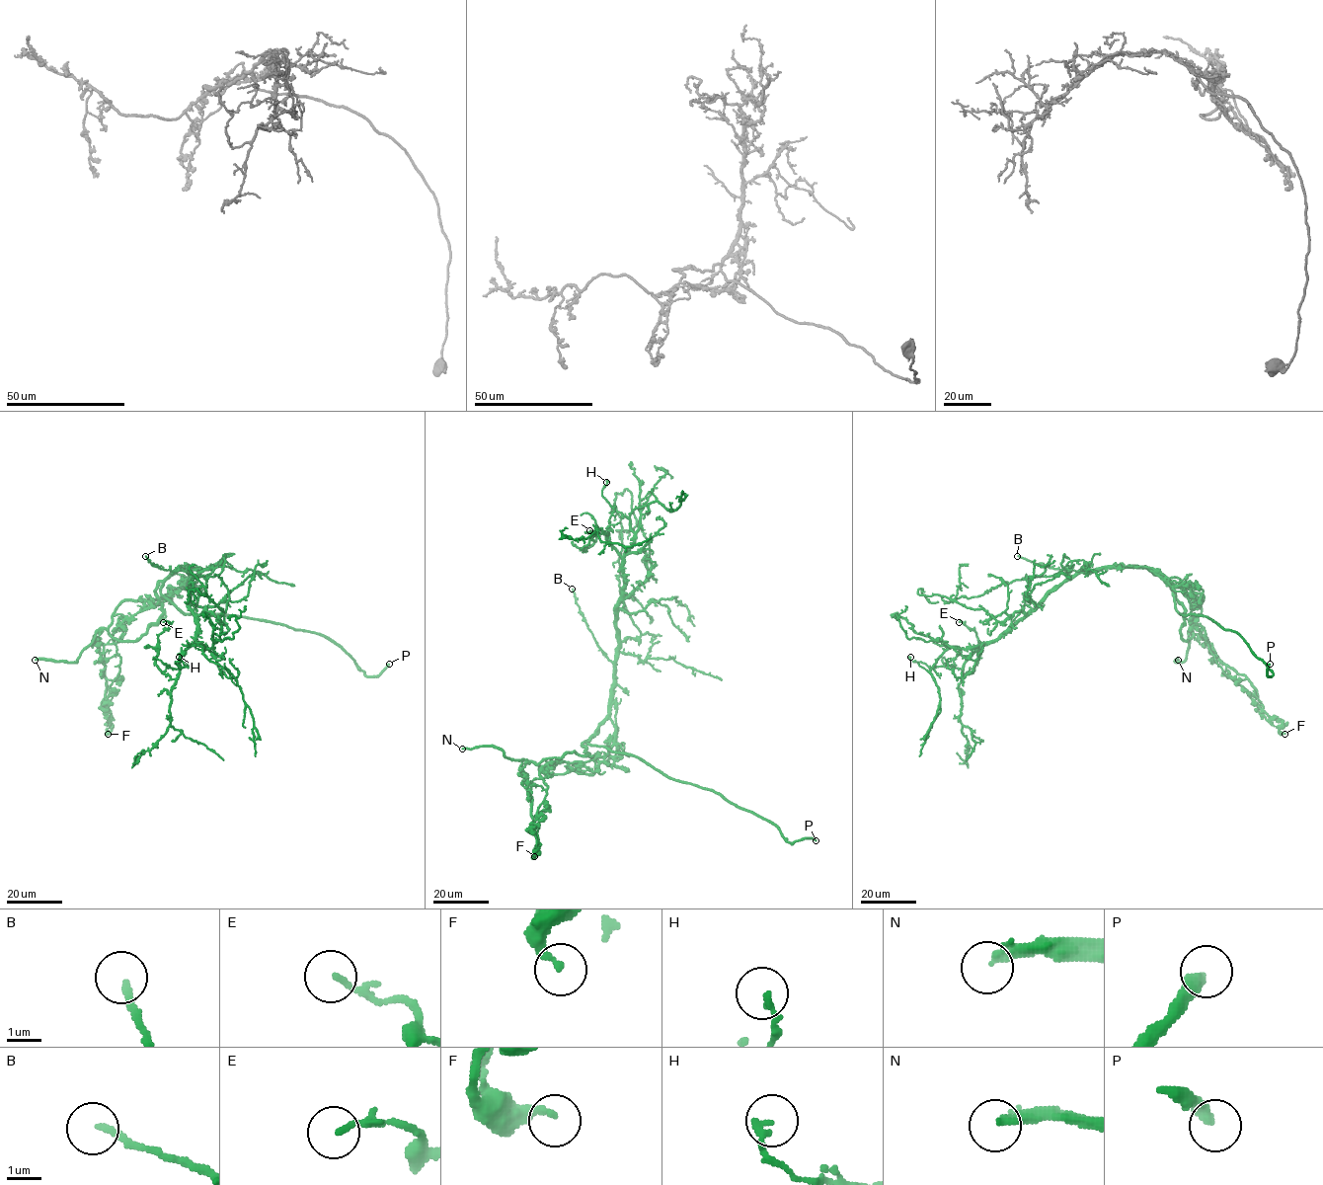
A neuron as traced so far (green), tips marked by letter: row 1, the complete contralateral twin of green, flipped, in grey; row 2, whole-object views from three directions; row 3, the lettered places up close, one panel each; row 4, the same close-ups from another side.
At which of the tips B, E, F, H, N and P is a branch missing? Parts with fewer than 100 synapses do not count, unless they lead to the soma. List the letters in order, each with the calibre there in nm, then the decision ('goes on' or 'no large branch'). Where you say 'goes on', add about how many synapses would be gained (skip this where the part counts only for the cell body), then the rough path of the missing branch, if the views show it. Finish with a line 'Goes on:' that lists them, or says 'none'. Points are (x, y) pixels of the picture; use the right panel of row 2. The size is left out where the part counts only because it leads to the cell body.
B: calibre 180 nm; no large branch
E: calibre 140 nm; no large branch
F: calibre 190 nm; no large branch
H: calibre 190 nm; no large branch
N: calibre 280 nm; goes on; 500 synapses; course (1178, 660), (1204, 658), (1207, 636), (1191, 630), (1195, 617), (1191, 608), (1168, 603), (1140, 589)
P: calibre 360 nm; goes on; course (1270, 664), (1298, 658), (1299, 649), (1293, 639)
Goes on: N, P

